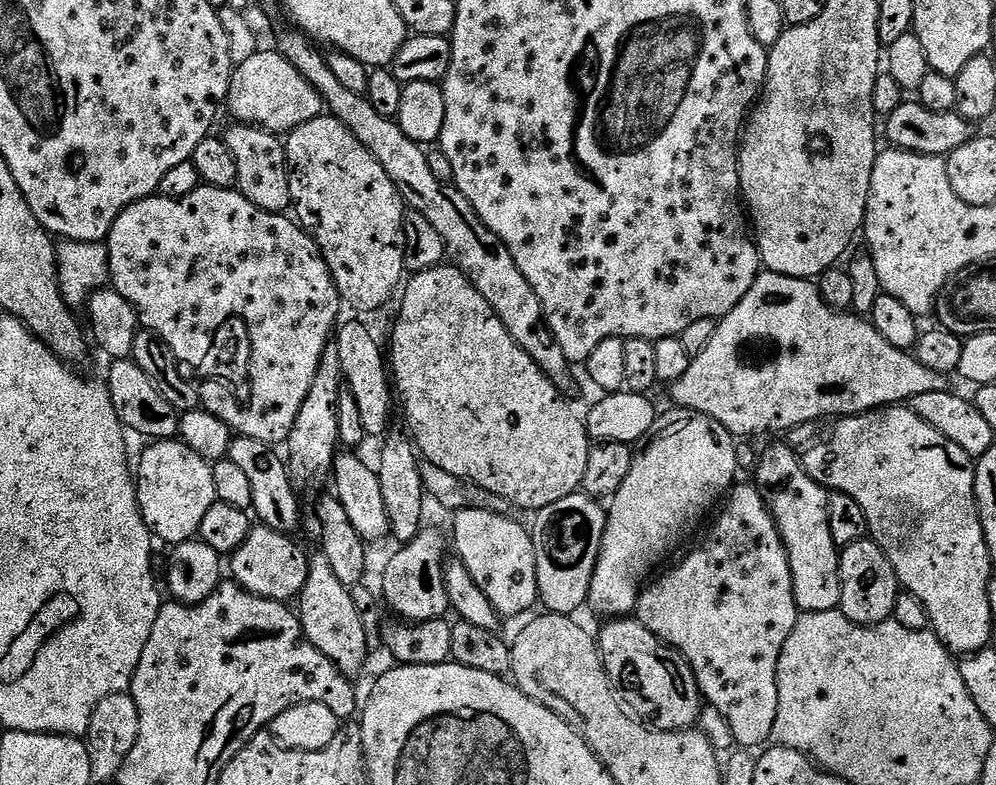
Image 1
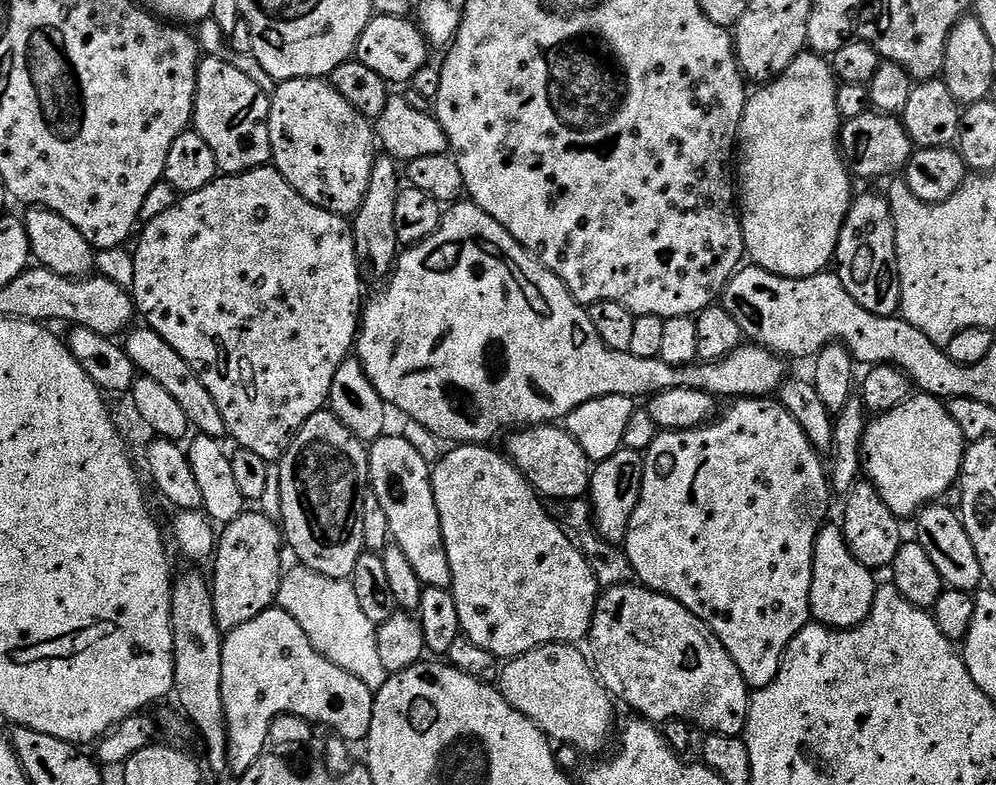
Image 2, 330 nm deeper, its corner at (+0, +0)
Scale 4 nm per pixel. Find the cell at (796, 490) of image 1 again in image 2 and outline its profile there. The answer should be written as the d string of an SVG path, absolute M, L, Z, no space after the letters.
M825 523L814 542L812 581L810 582L811 619L825 628L856 628L870 614L878 587L873 569L862 566L846 546L844 529L839 523Z

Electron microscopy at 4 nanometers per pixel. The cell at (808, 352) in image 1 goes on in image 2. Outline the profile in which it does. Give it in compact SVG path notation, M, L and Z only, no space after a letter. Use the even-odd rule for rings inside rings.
M457 202L451 205L443 213L440 228L434 230L434 234L430 234L430 238L405 247L397 255L396 266L387 277L384 286L385 288L369 304L367 301L363 305L360 330L356 334L354 345L355 355L362 362L370 382L374 382L374 390L378 390L385 405L392 407L393 404L401 412L402 417L420 422L426 430L432 431L439 441L452 440L448 442L456 446L462 444L487 445L492 442L495 436L502 435L501 437L503 437L505 433L517 426L535 426L563 421L572 411L578 410L584 403L590 402L592 399L606 398L607 395L647 398L653 396L655 392L665 392L675 388L693 388L694 390L711 392L717 398L723 398L723 396L728 396L727 398L771 397L786 379L785 361L775 352L769 352L767 348L759 346L742 346L721 360L697 362L686 368L675 368L662 362L659 358L634 358L634 354L629 352L610 350L610 346L606 346L606 342L602 342L602 338L598 338L598 330L594 330L594 322L590 322L587 307L575 300L570 294L570 290L562 282L562 278L558 278L558 274L546 270L546 266L542 266L539 258L530 250L526 250L518 242L518 238L514 238L514 234L510 234L510 230L506 230L506 226L502 226L502 222L496 222L490 214L486 214L486 210L482 210L471 202ZM492 360L497 360L500 363L500 369L497 372L492 372Z

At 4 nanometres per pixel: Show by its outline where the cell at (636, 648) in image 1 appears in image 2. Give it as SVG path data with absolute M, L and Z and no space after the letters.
M636 582L603 589L596 601L591 640L590 660L601 684L613 701L620 703L621 700L626 707L636 711L633 713L637 717L657 726L664 726L667 720L685 720L696 728L705 728L703 731L708 734L743 737L748 717L749 686L738 666L734 666L734 658L730 658L710 626L690 614L690 610L674 598L651 592Z

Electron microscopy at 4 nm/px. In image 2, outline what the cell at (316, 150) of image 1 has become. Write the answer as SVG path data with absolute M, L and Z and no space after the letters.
M294 78L281 80L275 92L271 93L268 129L272 147L272 164L280 171L282 178L314 206L330 210L339 216L355 217L362 206L362 198L370 186L370 174L378 155L378 137L373 125L365 116L358 114L342 94L324 78Z

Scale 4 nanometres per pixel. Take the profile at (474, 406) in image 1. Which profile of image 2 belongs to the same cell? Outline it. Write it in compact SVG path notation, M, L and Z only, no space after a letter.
M555 423L524 426L513 431L507 440L508 459L519 468L541 497L549 501L552 499L556 500L555 502L567 502L579 500L589 491L589 458L583 452L579 442L568 432L567 427L557 426Z

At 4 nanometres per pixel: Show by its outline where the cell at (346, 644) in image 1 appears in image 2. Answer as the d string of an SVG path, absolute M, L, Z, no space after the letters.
M330 410L314 414L298 430L292 439L292 445L286 450L283 460L279 461L280 473L280 514L282 535L287 547L297 556L303 567L314 570L318 574L326 574L326 578L347 580L354 574L354 566L358 566L358 558L364 551L362 538L362 506L364 496L370 490L368 478L368 448L365 441L360 440Z

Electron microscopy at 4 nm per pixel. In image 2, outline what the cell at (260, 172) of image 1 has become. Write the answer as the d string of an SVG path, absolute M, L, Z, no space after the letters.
M205 55L196 68L196 101L192 111L192 124L202 138L206 138L210 150L214 150L214 158L218 162L220 172L229 176L237 176L239 172L249 172L272 164L272 147L270 146L270 130L268 115L272 101L269 93L258 86L258 82L238 70L231 60L223 60L220 56Z

